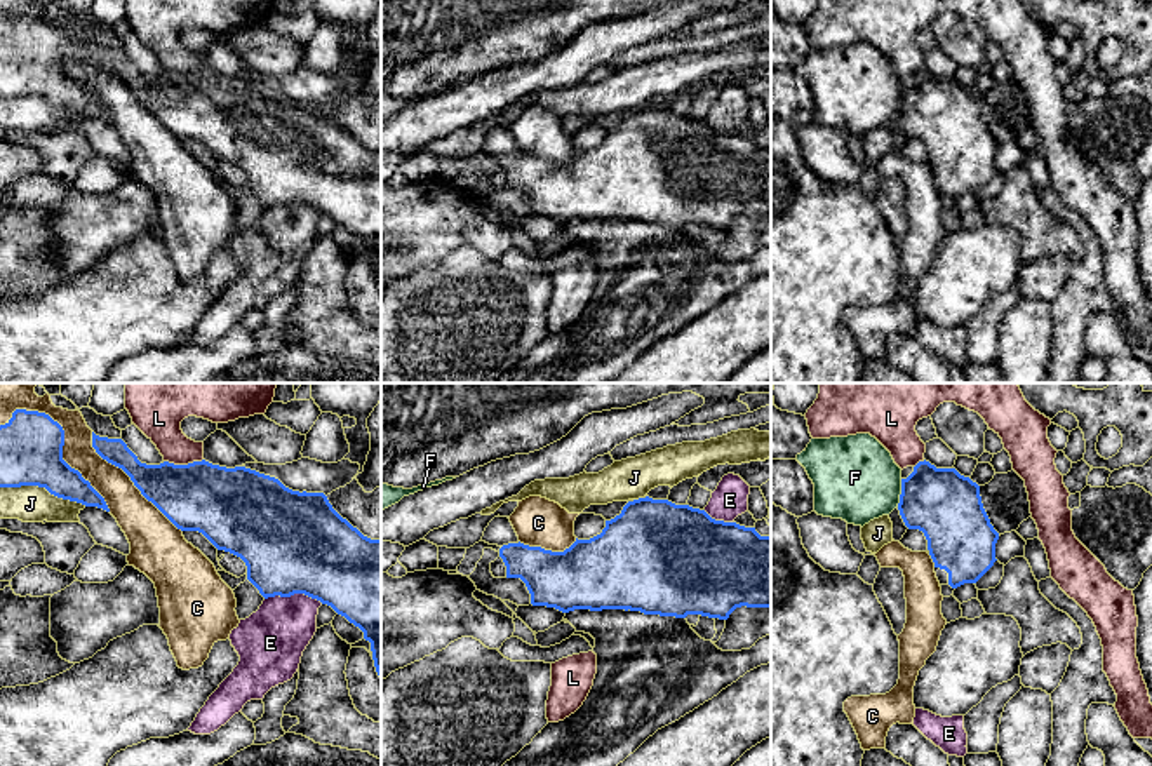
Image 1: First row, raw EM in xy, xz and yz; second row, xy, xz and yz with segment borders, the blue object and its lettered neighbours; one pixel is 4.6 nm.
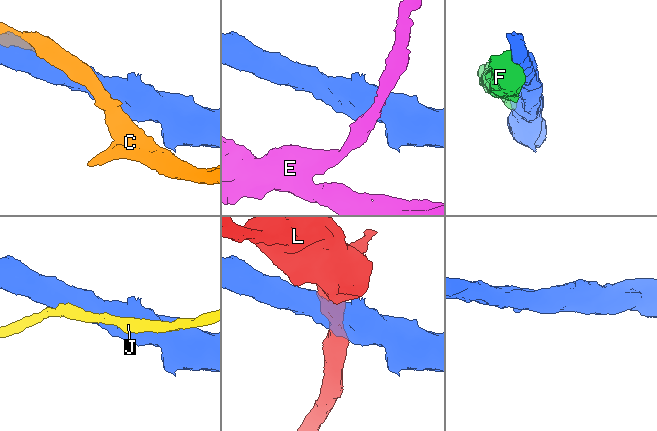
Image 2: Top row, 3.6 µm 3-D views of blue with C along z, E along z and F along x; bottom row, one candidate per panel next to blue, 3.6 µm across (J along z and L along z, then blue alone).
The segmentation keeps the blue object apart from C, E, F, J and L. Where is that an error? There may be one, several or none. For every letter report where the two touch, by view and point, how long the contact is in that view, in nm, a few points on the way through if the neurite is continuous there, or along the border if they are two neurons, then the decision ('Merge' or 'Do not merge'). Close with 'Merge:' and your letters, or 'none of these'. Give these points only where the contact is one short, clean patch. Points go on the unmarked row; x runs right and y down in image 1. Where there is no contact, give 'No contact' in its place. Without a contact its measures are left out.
C: Touches blue at xy (63, 49). Shared border 650 nm. Do not merge
E: Touches blue at xy (294, 202). Shared border 280 nm. Do not merge
F: Touches blue at yz (902, 103). Shared border 140 nm. Do not merge
J: Touches blue at xy (44, 96). Shared border 400 nm. Do not merge
L: Touches blue at xy (183, 75). Shared border 180 nm. Do not merge
Merge: none of these

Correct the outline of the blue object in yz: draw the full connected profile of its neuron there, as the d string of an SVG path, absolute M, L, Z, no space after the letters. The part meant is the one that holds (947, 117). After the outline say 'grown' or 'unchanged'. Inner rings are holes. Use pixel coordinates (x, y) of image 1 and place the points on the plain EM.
M926 70L919 71L914 82L901 89L898 120L908 139L924 143L940 195L957 198L976 193L997 171L999 143L983 118L980 96L955 78L936 78Z; grown

